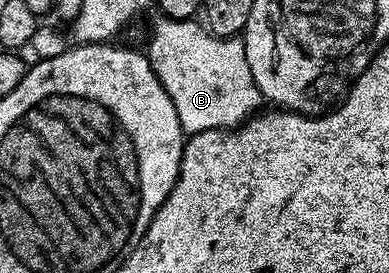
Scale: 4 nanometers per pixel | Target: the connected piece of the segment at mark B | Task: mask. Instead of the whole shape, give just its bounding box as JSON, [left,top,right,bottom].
[146,18,262,134]

